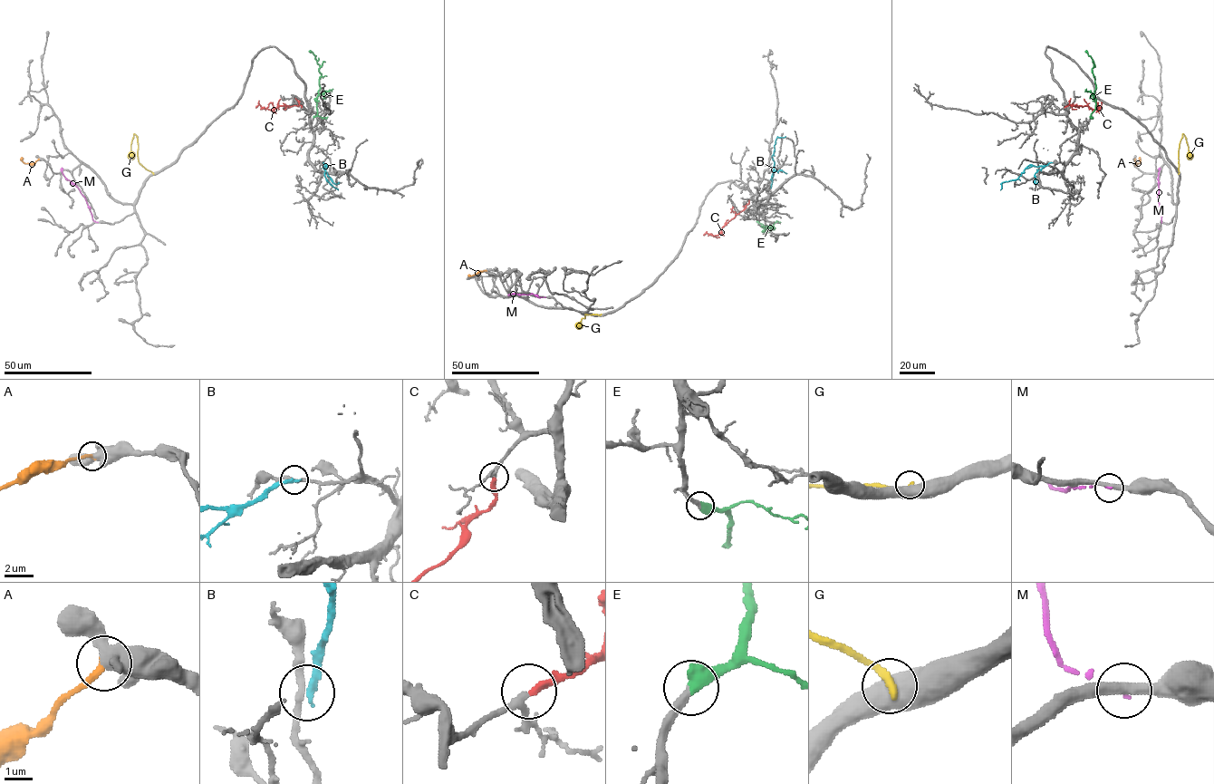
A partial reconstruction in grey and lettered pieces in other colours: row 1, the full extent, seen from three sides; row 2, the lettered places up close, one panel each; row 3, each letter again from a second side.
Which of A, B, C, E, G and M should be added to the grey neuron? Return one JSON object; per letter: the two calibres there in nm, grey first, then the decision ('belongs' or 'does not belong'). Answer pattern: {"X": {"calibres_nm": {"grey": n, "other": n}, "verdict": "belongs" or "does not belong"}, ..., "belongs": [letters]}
{"A": {"calibres_nm": {"grey": 480, "other": 240}, "verdict": "belongs"}, "B": {"calibres_nm": {"grey": 240, "other": 280}, "verdict": "does not belong"}, "C": {"calibres_nm": {"grey": 200, "other": 280}, "verdict": "belongs"}, "E": {"calibres_nm": {"grey": 320, "other": 600}, "verdict": "belongs"}, "G": {"calibres_nm": {"grey": 800, "other": 280}, "verdict": "does not belong"}, "M": {"calibres_nm": {"grey": 340, "other": 150}, "verdict": "does not belong"}, "belongs": ["A", "C", "E"]}

